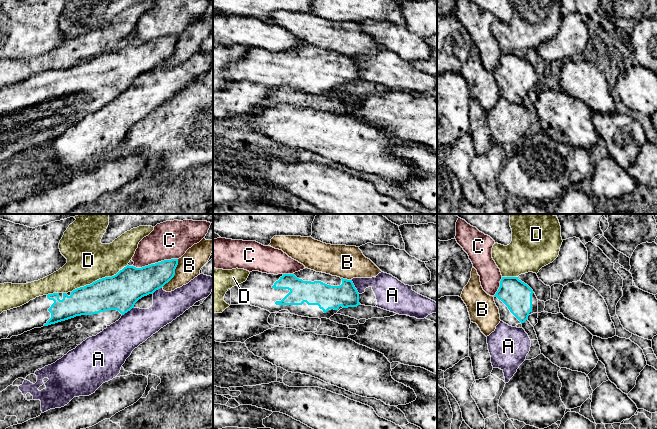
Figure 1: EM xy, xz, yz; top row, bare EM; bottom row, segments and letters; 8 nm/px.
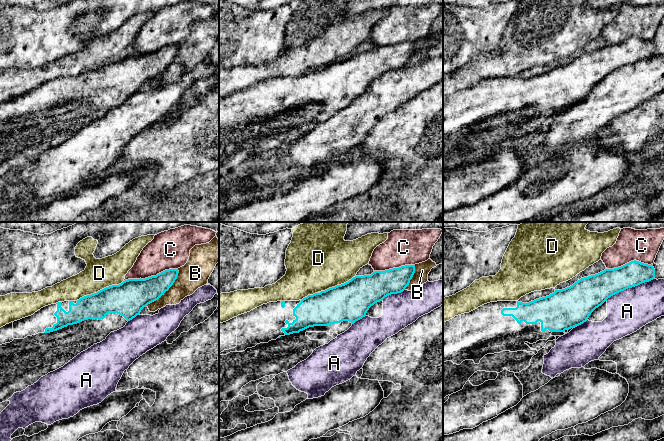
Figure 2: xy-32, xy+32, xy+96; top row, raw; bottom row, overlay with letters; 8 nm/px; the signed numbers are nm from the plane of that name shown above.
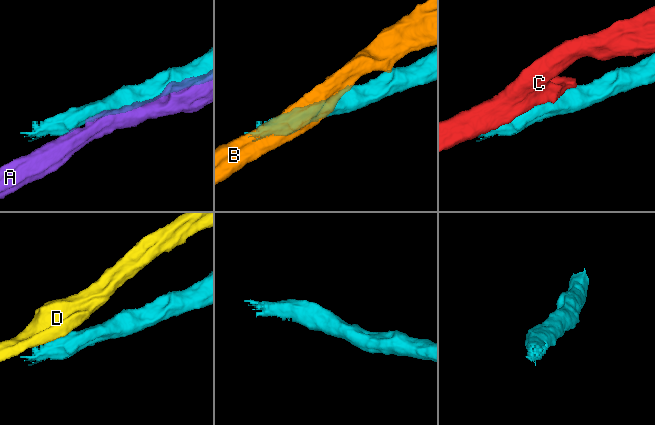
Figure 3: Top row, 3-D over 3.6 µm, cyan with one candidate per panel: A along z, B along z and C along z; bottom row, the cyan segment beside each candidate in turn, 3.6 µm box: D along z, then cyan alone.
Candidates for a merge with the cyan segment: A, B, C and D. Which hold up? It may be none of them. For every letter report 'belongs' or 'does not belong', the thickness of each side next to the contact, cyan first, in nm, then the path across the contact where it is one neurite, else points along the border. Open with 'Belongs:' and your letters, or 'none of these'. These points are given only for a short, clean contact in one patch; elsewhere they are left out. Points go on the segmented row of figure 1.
Belongs: none of these
A: does not belong | 190/200 nm
B: does not belong | 220/190 nm
C: does not belong | 260/300 nm
D: does not belong | 300/360 nm

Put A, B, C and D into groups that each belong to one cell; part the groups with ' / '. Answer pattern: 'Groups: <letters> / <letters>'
Groups: A / B / C / D

